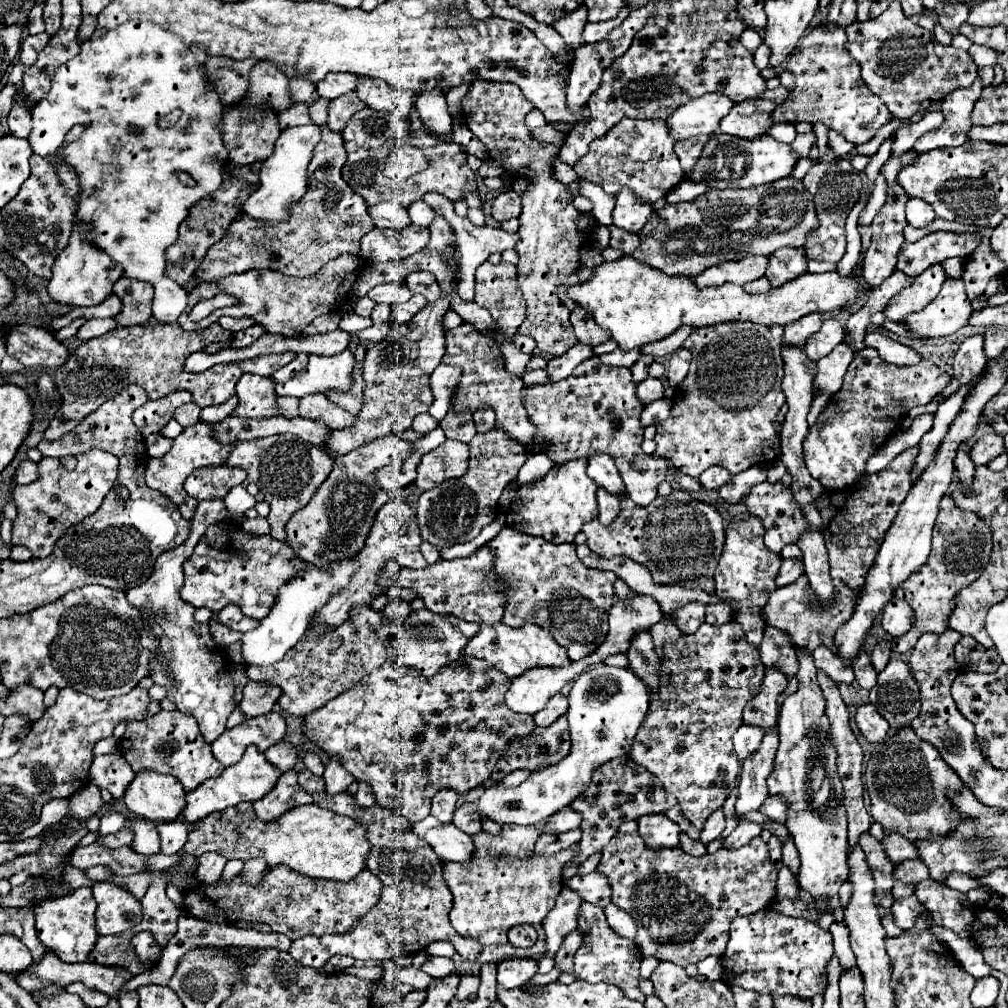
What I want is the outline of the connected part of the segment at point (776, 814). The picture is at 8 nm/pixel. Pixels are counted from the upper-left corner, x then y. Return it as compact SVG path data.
M769 795L759 809L763 815L775 822L785 824L787 819L787 806L780 796Z

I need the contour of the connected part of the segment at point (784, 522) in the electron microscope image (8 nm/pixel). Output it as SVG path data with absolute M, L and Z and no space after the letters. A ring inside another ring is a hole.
M759 483L751 489L751 493L745 497L745 507L751 515L759 517L763 527L765 527L765 545L775 551L775 553L781 553L783 545L787 543L797 543L797 537L807 529L807 523L803 519L803 513L799 509L799 505L795 503L793 495L791 495L791 489L781 485L781 483Z

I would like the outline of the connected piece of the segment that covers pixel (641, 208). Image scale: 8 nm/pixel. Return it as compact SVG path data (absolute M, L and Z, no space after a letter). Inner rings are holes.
M623 187L617 193L617 203L613 209L613 225L629 233L637 233L647 223L651 213L653 209L649 203L635 199L635 195L627 187Z

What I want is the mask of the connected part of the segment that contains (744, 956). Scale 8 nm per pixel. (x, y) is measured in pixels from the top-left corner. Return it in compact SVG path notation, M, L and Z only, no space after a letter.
M763 909L755 915L737 917L731 923L731 939L723 955L723 983L757 993L797 995L811 999L821 987L819 977L833 955L831 933L807 919L795 919L775 909Z

